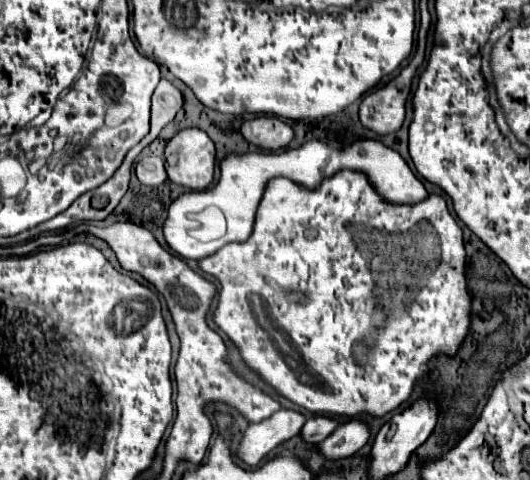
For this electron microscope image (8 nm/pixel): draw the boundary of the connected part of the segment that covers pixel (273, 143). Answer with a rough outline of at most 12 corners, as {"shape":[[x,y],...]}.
{"shape":[[275,117],[241,125],[251,145],[275,151],[293,139],[293,129]]}

